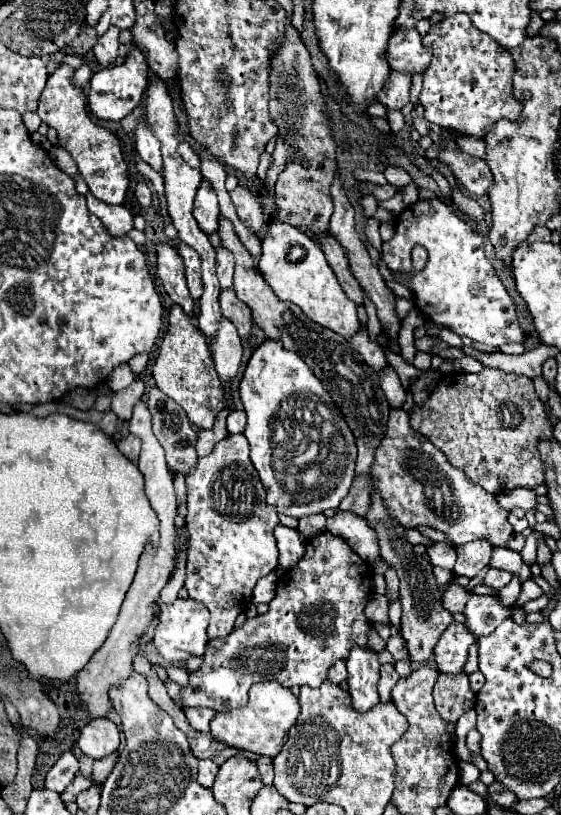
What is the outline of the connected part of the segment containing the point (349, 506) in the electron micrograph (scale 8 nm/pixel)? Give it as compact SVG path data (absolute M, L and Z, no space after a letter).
M363 474L363 476L353 480L353 484L349 488L349 494L341 500L339 508L349 510L349 512L365 518L371 502L369 494L371 494L371 490L369 490L369 476Z

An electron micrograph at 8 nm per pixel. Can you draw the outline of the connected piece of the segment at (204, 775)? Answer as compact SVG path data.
M199 760L199 776L197 776L197 782L205 788L211 788L213 786L213 780L219 772L219 766L211 760Z

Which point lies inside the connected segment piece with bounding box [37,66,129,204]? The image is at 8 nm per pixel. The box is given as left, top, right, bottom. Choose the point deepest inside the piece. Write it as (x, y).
(96, 151)

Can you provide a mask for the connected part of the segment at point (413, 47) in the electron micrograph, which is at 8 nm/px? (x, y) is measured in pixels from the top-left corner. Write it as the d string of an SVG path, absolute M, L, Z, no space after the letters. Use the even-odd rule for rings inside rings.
M397 30L389 38L387 50L385 50L385 60L391 70L395 72L407 72L411 76L423 72L429 62L431 54L423 48L419 32L413 30Z

